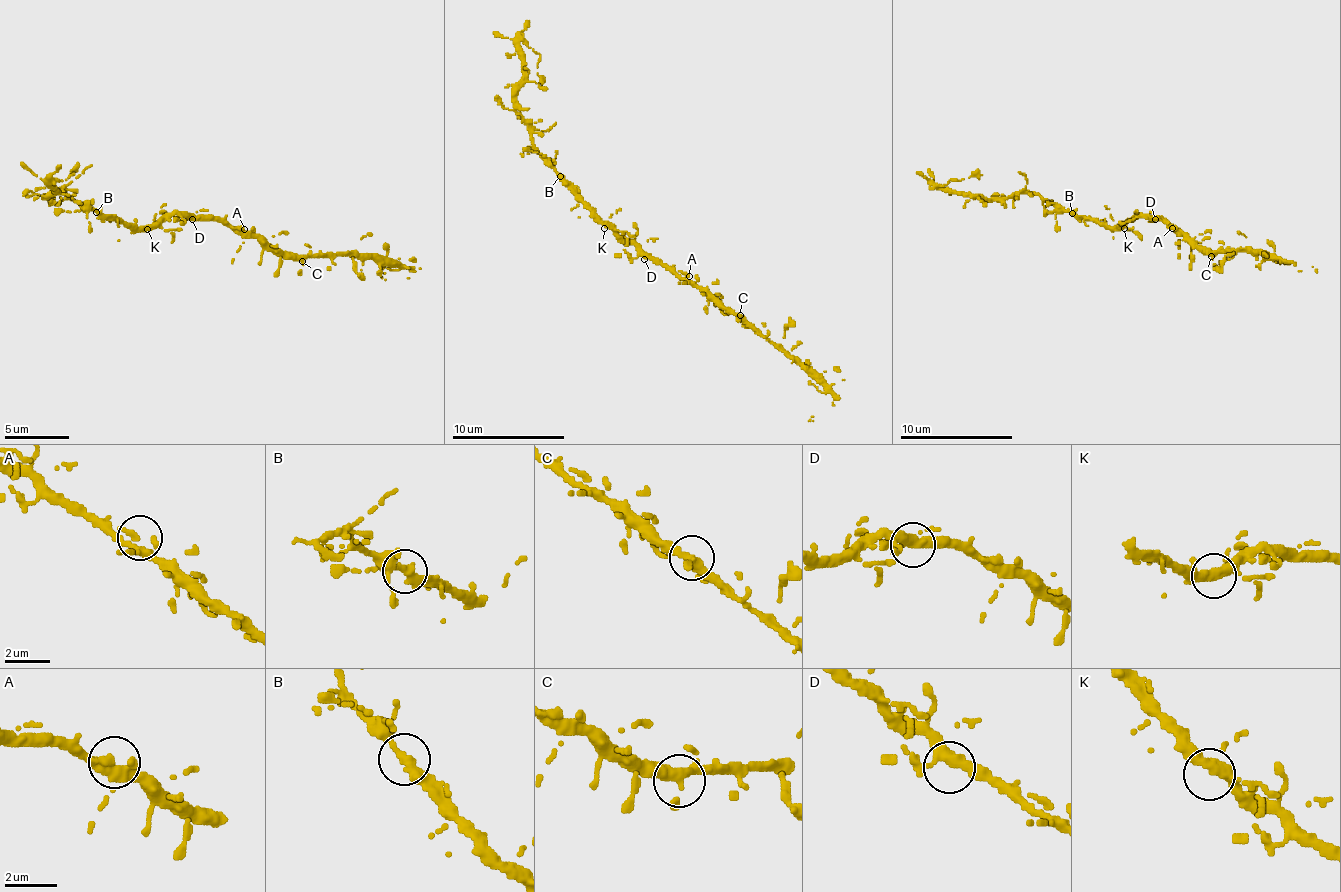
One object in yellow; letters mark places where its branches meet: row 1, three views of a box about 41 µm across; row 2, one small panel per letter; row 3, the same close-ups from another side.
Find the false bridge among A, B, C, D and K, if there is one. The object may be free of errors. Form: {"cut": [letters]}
{"cut": []}

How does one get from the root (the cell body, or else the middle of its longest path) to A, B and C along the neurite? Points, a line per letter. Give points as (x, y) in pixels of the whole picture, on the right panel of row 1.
A: (1138, 216), (1157, 216), (1172, 228)
B: (1138, 216), (1132, 216), (1121, 225), (1104, 228), (1090, 219), (1078, 219), (1073, 213)
C: (1138, 216), (1160, 216), (1191, 245), (1197, 245), (1211, 256)

